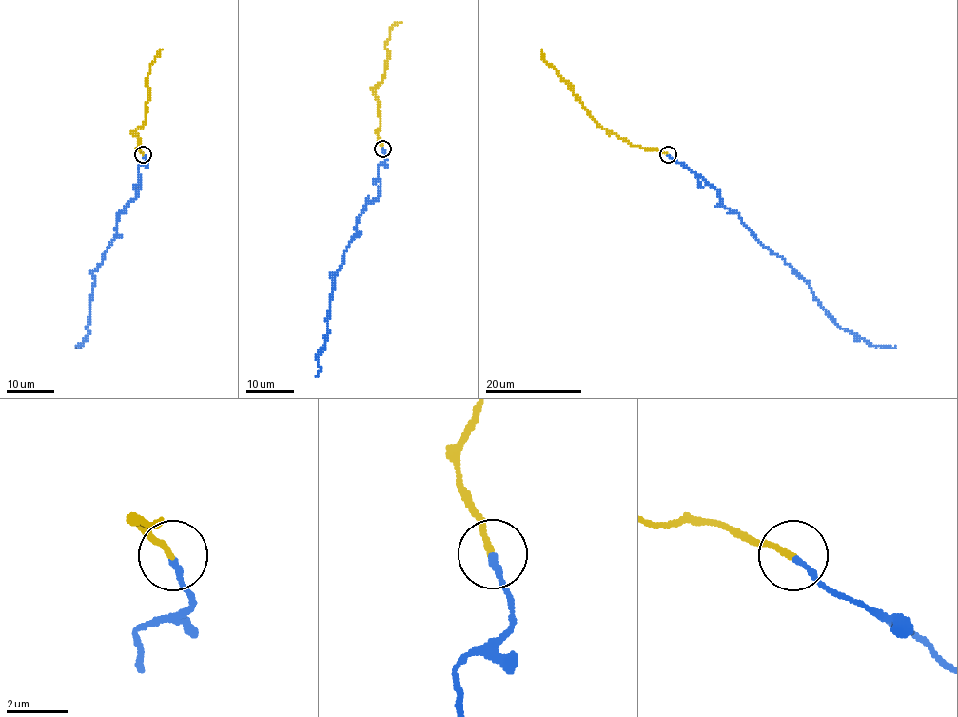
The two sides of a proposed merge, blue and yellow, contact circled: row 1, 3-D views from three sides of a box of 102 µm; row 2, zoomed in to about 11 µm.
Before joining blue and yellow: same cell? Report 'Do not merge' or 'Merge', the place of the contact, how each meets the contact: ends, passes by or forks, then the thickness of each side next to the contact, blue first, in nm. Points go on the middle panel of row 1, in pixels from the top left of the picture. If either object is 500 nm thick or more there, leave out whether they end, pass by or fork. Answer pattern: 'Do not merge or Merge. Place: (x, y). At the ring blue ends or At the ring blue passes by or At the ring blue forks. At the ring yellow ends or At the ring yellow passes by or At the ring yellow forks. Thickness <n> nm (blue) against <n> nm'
Merge. Place: (382, 149). At the ring blue ends. At the ring yellow ends. Thickness 180 nm (blue) against 180 nm

